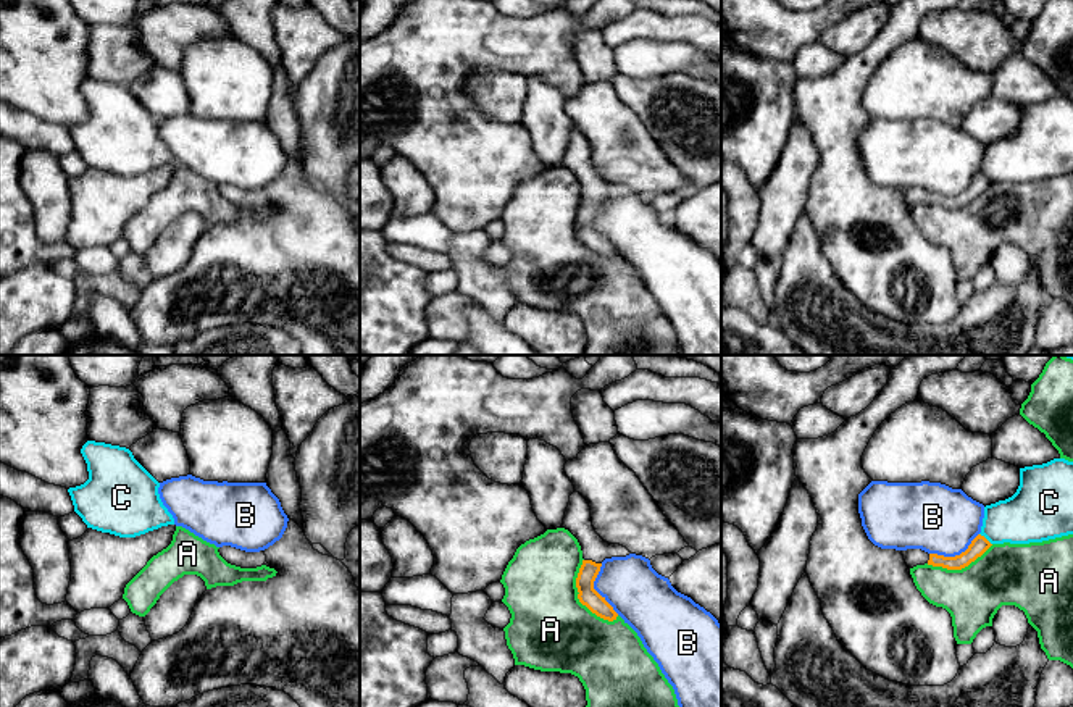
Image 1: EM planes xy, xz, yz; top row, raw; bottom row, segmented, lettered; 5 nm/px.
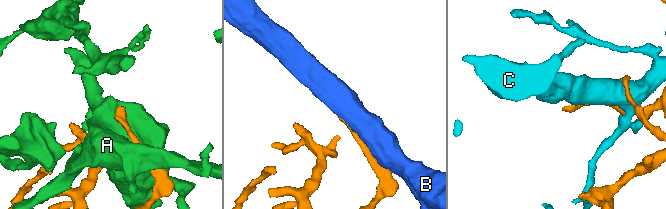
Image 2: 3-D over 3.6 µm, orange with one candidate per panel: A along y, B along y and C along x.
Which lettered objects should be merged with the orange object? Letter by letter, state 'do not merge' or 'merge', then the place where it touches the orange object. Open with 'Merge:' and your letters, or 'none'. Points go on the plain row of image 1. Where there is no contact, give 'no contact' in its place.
Merge: none
A: do not merge | xz (578, 234)
B: do not merge | xz (594, 228)
C: do not merge | yz (986, 178)

